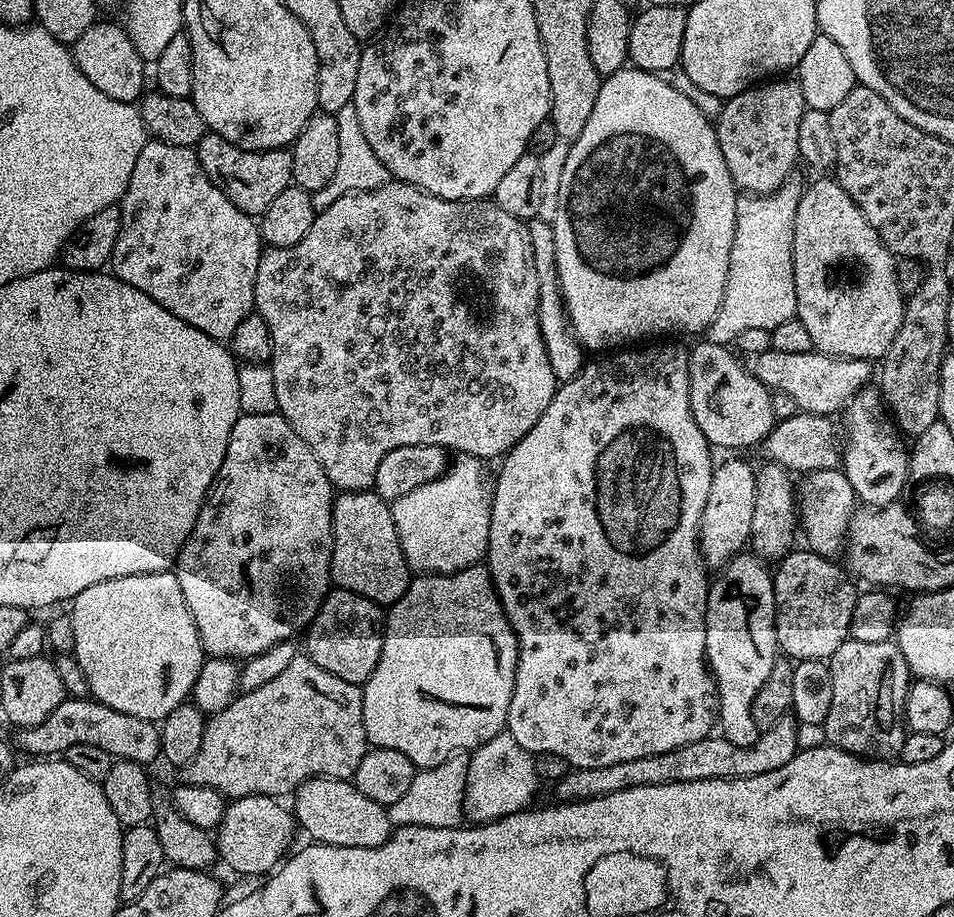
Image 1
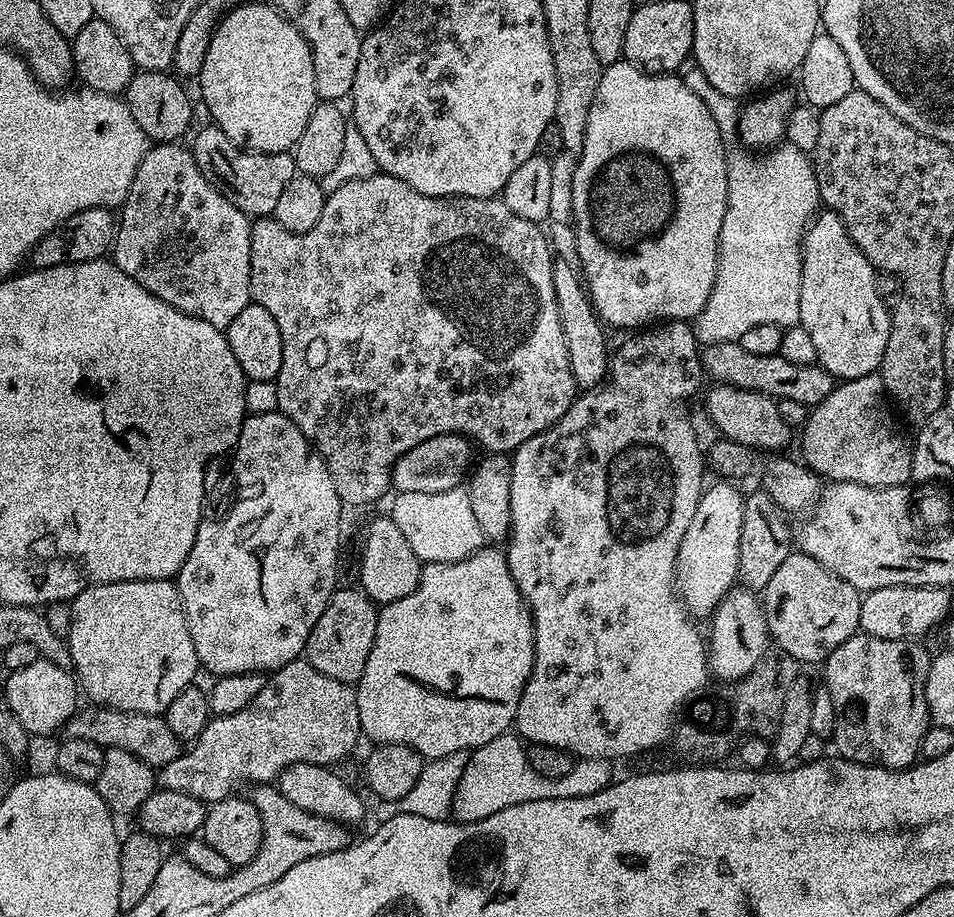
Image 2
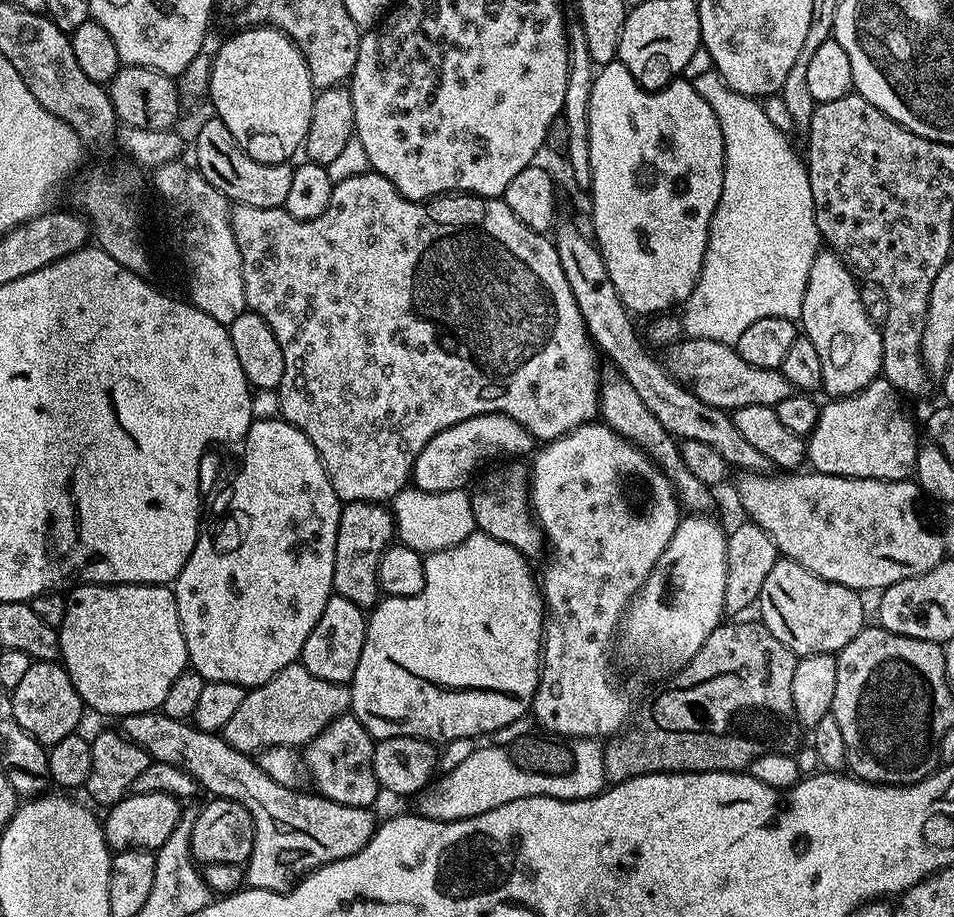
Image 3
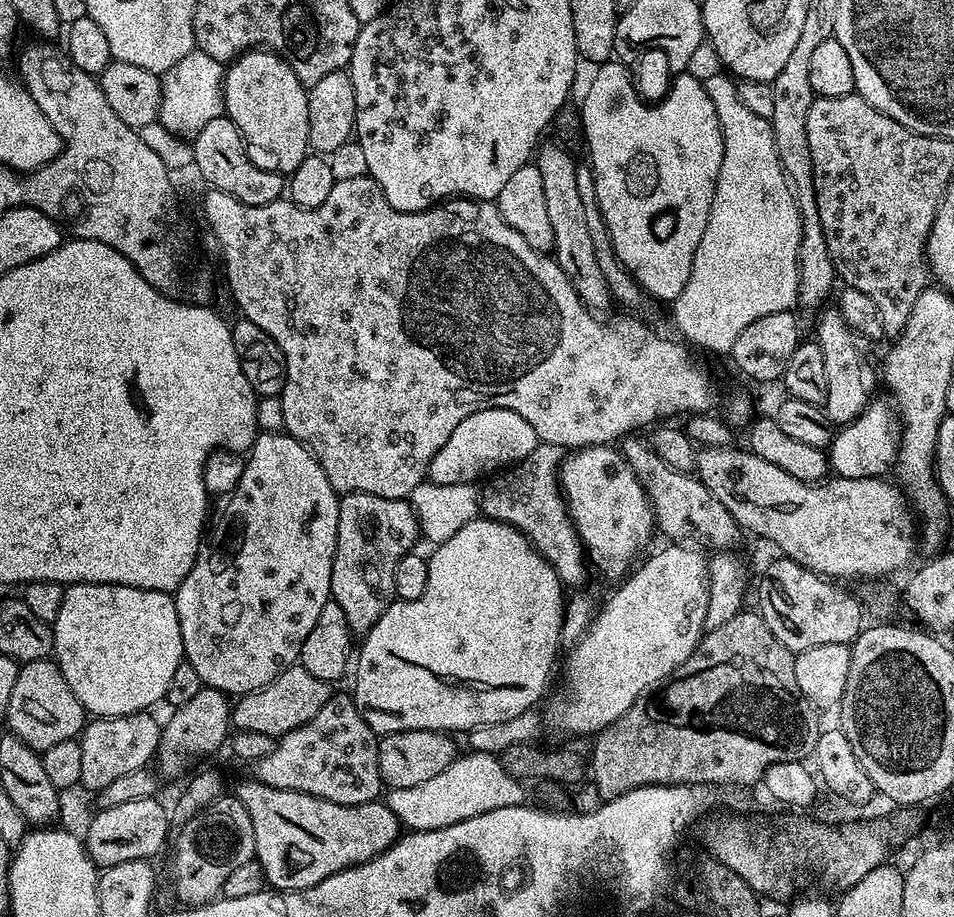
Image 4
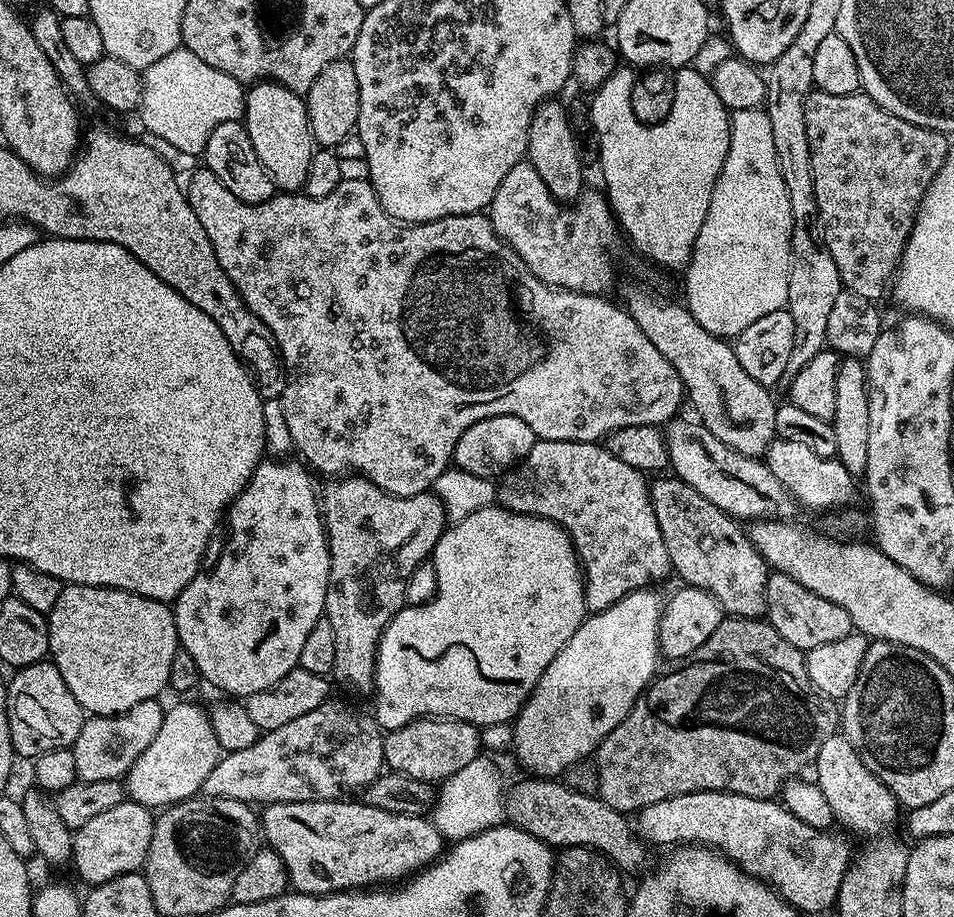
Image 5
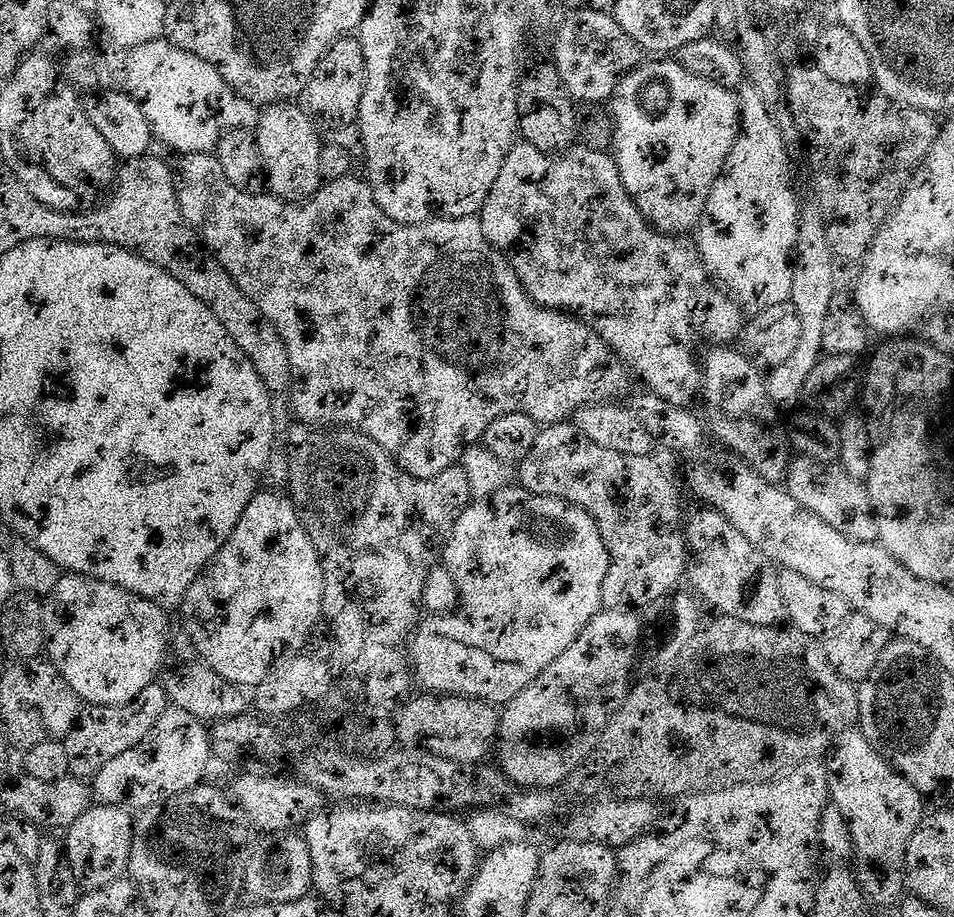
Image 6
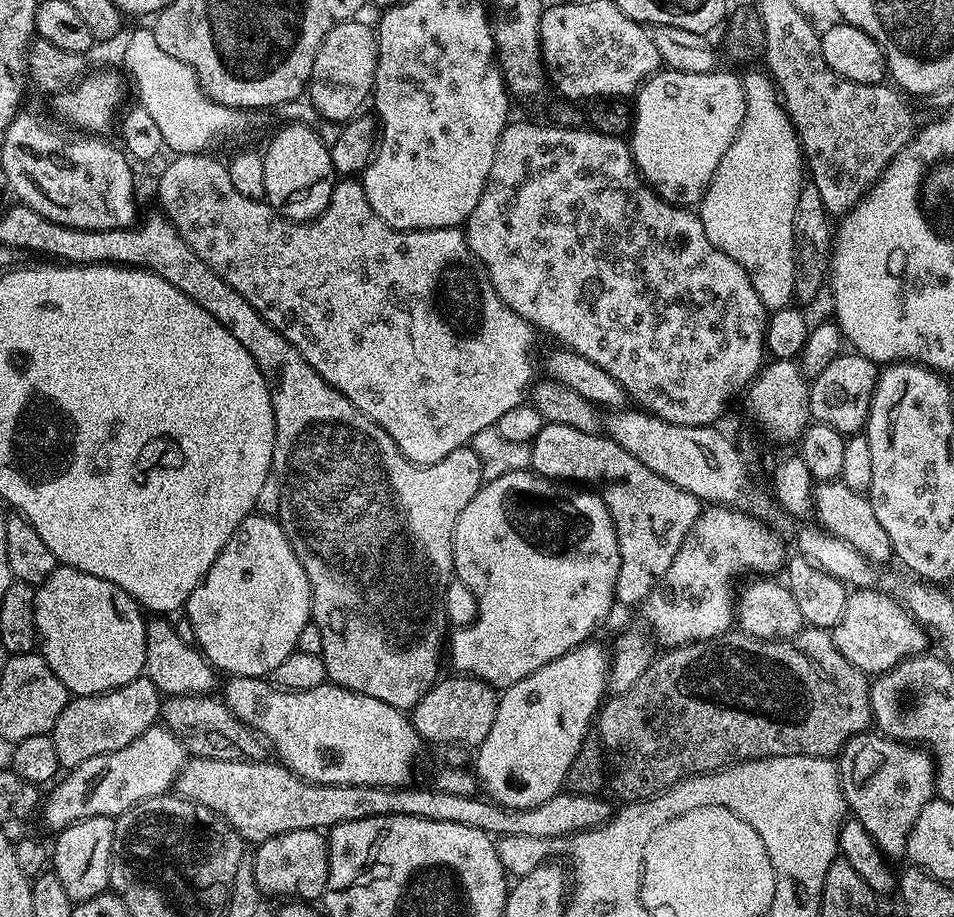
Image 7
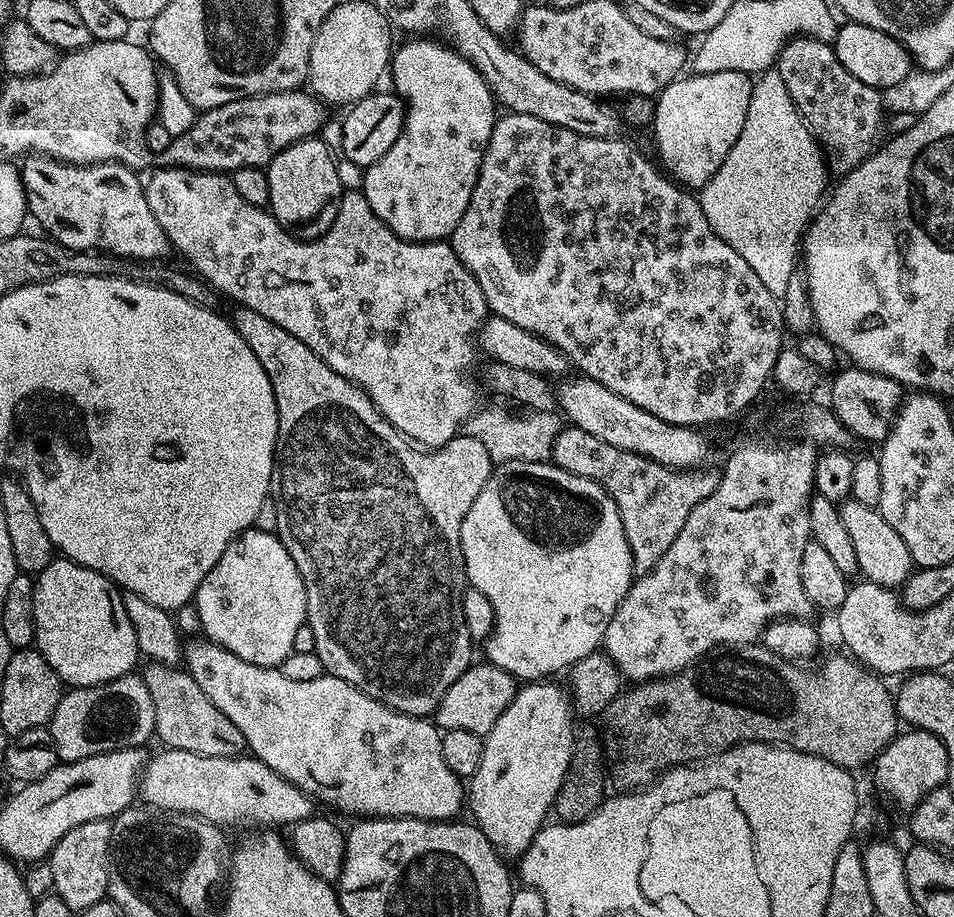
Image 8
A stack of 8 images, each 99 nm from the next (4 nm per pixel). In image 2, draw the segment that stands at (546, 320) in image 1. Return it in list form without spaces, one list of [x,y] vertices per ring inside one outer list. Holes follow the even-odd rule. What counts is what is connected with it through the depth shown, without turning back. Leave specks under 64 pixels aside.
[[[553,259],[554,298],[558,304],[558,318],[562,322],[562,334],[570,358],[570,370],[574,374],[577,385],[587,390],[595,388],[607,377],[610,367],[610,348],[608,352],[608,344],[604,341],[605,329],[592,310],[581,273],[577,265],[569,260]]]

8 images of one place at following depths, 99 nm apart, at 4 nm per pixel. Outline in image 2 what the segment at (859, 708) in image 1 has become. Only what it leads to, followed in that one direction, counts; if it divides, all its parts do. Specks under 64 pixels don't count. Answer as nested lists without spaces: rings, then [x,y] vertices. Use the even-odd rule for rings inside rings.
[[[857,634],[830,653],[823,668],[836,707],[834,743],[843,759],[895,769],[917,763],[922,738],[930,726],[924,693],[930,652],[920,644]]]

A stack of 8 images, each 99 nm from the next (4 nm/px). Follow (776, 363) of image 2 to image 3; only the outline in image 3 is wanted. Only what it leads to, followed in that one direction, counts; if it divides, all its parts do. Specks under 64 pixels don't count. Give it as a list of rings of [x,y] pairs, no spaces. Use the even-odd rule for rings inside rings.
[[[684,338],[671,345],[667,352],[666,367],[669,373],[710,406],[725,410],[755,404],[775,408],[782,398],[794,395],[791,382],[781,374],[779,368],[750,366],[750,362],[746,362],[733,345],[714,342],[710,338]]]

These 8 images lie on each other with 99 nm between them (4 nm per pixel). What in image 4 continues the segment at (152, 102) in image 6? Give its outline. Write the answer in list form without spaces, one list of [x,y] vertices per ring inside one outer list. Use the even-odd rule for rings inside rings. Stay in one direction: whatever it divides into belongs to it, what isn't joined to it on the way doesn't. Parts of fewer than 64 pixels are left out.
[[[193,49],[170,71],[163,73],[158,122],[171,133],[190,140],[196,137],[211,119],[223,115],[225,69],[223,63],[200,49]]]

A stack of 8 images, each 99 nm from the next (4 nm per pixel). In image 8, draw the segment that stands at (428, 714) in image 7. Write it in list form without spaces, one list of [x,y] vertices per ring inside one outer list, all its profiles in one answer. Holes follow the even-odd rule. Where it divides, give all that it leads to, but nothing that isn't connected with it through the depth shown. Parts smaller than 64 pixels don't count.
[[[473,662],[468,669],[442,694],[442,702],[438,702],[434,713],[434,723],[437,728],[453,732],[454,730],[466,730],[475,736],[484,736],[498,722],[502,710],[510,706],[510,702],[516,697],[518,681],[506,670],[487,662]]]

